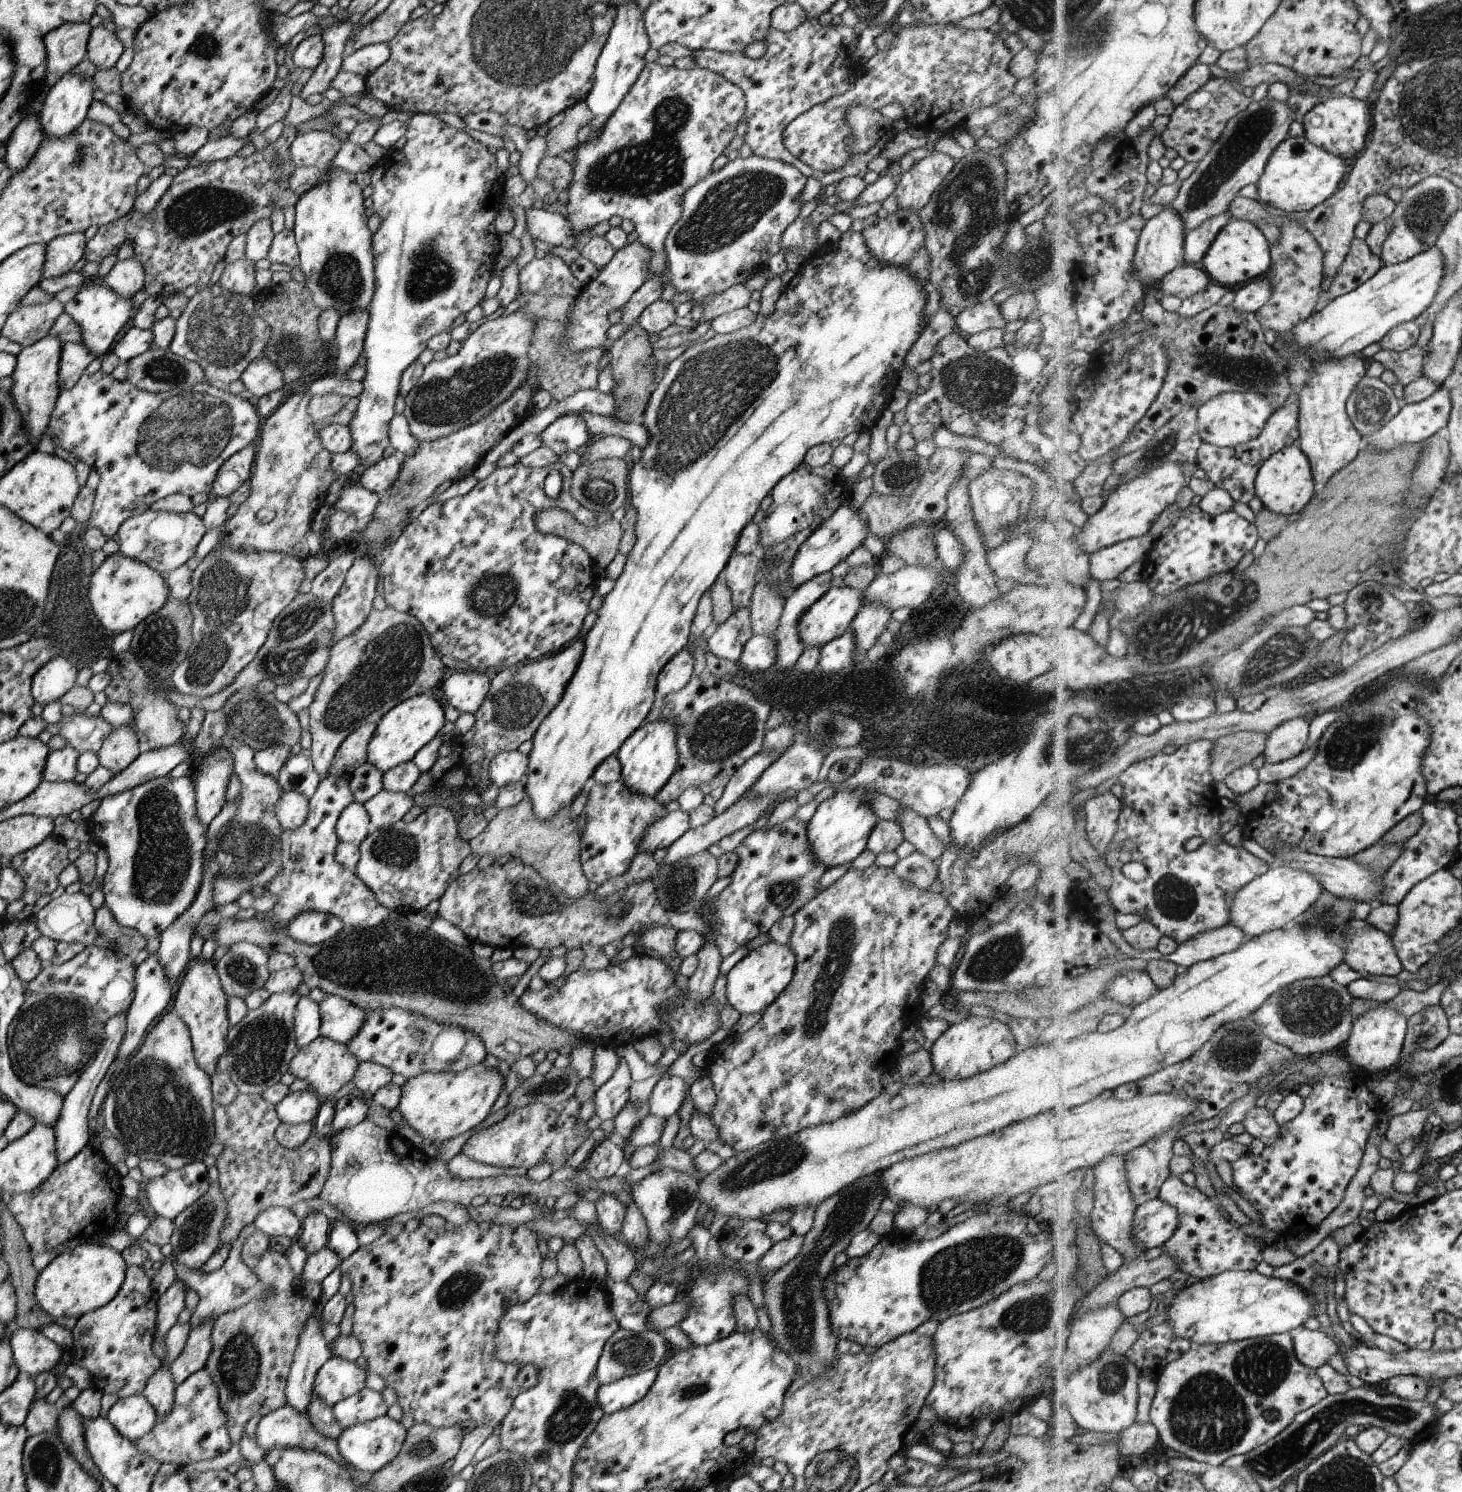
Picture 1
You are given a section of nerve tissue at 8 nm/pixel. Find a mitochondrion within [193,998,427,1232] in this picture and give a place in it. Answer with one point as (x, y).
(258, 1052)

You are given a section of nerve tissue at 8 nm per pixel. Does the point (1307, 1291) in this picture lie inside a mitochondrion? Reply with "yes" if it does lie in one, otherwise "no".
no

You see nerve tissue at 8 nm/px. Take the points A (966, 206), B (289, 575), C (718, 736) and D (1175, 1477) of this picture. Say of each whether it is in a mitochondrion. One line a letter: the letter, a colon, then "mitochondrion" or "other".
A: mitochondrion
B: other
C: mitochondrion
D: other

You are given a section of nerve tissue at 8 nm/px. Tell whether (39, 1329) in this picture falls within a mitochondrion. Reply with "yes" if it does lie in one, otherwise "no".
no

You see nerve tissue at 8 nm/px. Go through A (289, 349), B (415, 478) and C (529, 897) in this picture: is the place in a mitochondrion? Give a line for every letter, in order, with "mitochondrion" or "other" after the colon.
A: mitochondrion
B: mitochondrion
C: mitochondrion

